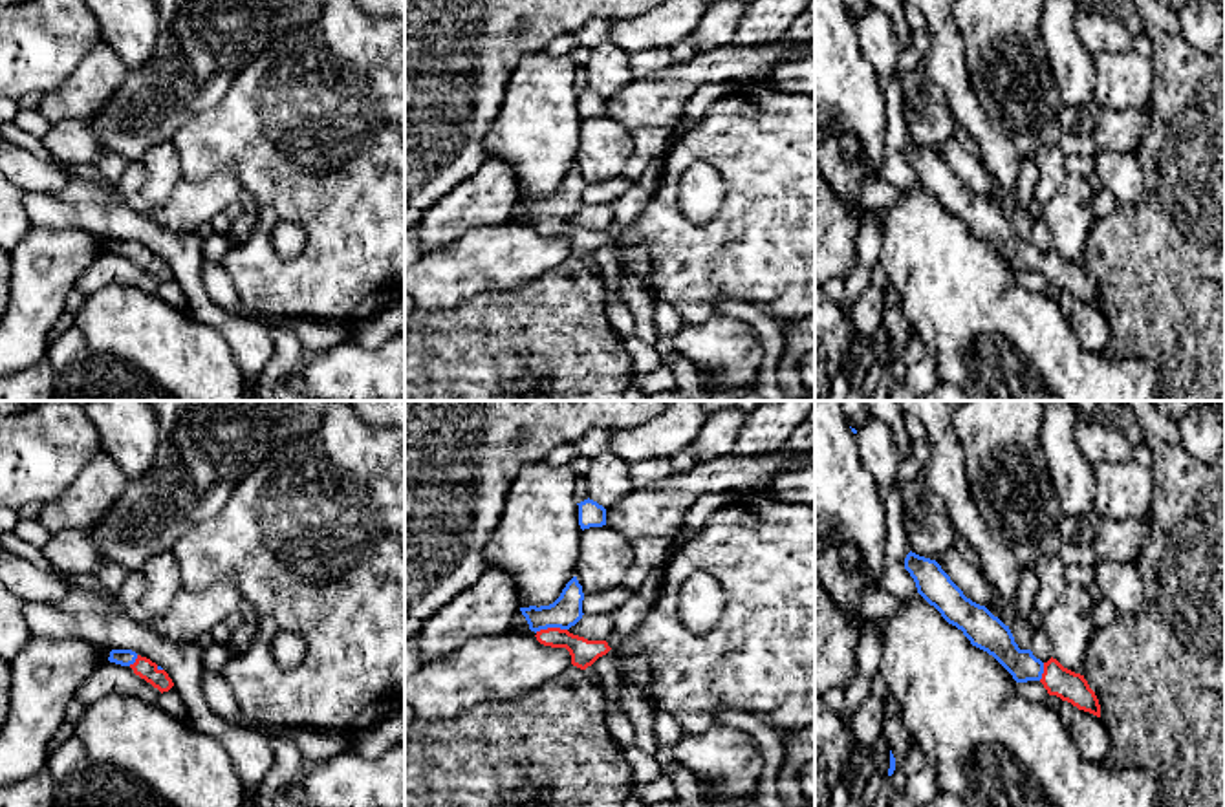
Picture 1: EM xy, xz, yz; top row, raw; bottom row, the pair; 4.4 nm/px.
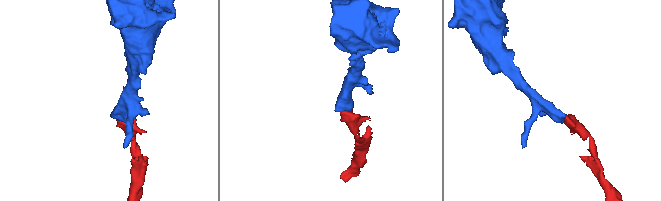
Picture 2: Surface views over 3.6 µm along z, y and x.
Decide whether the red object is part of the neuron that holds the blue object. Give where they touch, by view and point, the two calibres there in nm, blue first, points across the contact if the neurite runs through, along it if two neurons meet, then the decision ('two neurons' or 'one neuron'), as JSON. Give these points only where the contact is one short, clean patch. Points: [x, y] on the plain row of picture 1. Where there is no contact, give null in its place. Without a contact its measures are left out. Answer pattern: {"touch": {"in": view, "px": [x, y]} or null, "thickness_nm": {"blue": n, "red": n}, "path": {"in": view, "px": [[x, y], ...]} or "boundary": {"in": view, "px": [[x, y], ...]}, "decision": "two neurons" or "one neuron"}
{"touch": {"in": "xz", "px": [550, 216]}, "thickness_nm": {"blue": 140, "red": 120}, "path": {"in": "xz", "px": [[566, 200], [550, 216], [583, 242]]}, "decision": "one neuron"}

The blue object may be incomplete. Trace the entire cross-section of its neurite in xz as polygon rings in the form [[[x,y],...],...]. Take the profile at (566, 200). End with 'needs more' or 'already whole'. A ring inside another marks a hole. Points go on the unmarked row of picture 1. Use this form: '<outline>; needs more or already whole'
[[[573,167],[553,194],[520,198],[520,201],[526,207],[529,220],[537,223],[535,227],[540,234],[566,238],[571,245],[571,254],[586,260],[612,238],[606,231],[588,231],[568,221],[584,205],[582,190],[582,176],[577,167]]]; needs more

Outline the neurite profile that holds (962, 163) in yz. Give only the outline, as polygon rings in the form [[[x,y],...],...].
[[[956,137],[938,146],[938,154],[972,192],[985,196],[996,188],[992,176],[969,154]]]

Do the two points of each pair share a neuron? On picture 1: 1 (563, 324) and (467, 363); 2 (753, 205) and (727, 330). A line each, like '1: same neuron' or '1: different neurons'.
1: same neuron
2: different neurons

